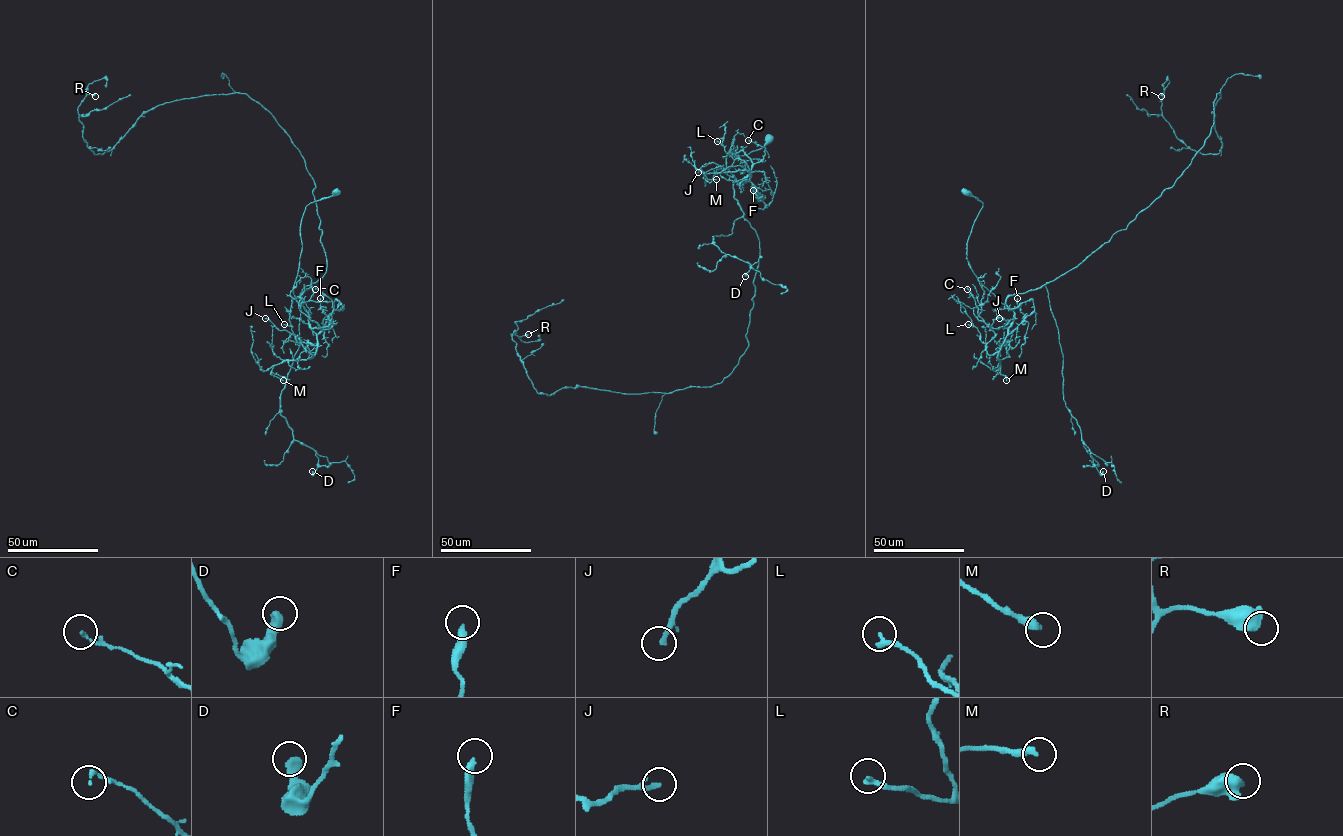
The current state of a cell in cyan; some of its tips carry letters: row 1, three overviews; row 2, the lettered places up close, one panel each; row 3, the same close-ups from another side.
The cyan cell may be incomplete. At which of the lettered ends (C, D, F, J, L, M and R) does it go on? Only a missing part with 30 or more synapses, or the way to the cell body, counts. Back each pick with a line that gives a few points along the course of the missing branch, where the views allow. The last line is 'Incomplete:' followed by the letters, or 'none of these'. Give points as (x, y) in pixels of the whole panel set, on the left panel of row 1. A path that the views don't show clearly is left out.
Incomplete: none of these

